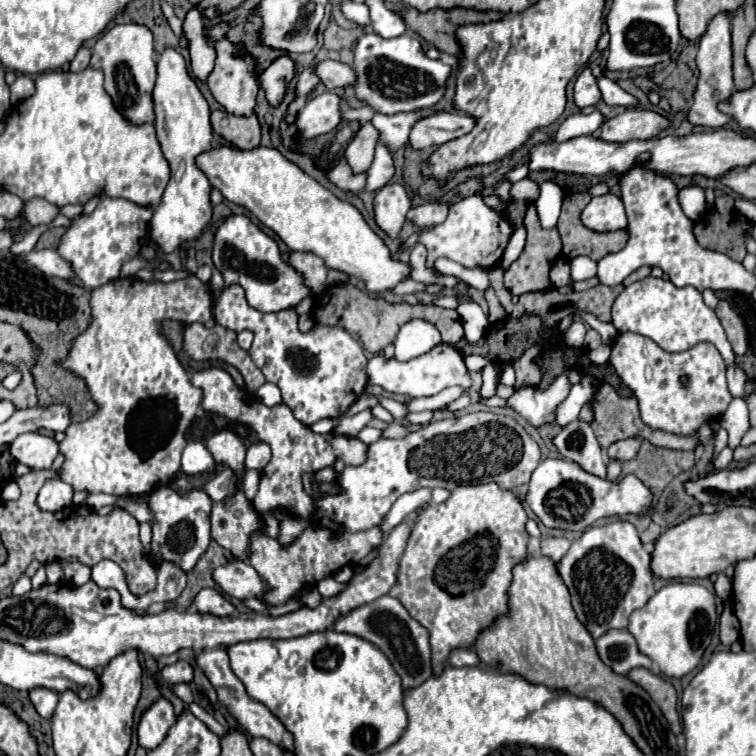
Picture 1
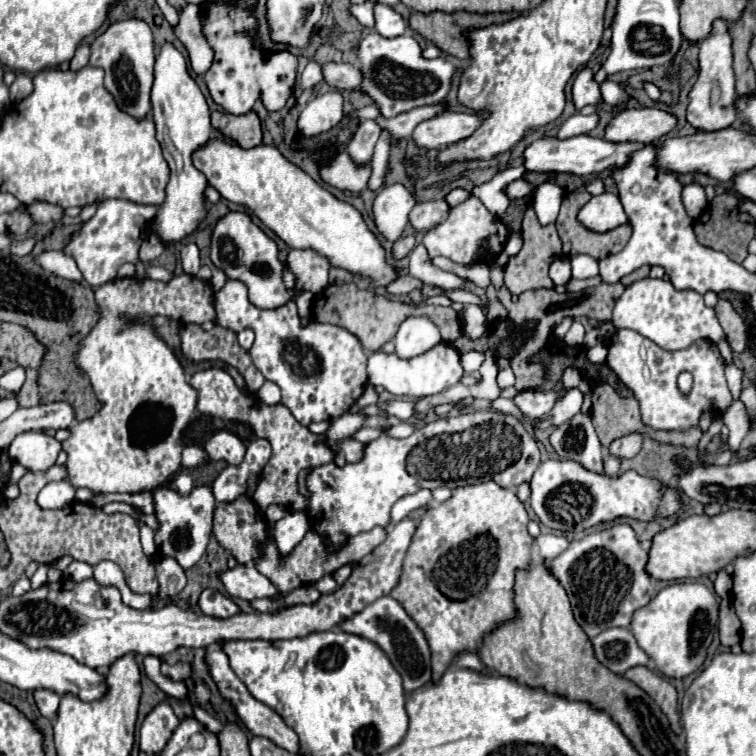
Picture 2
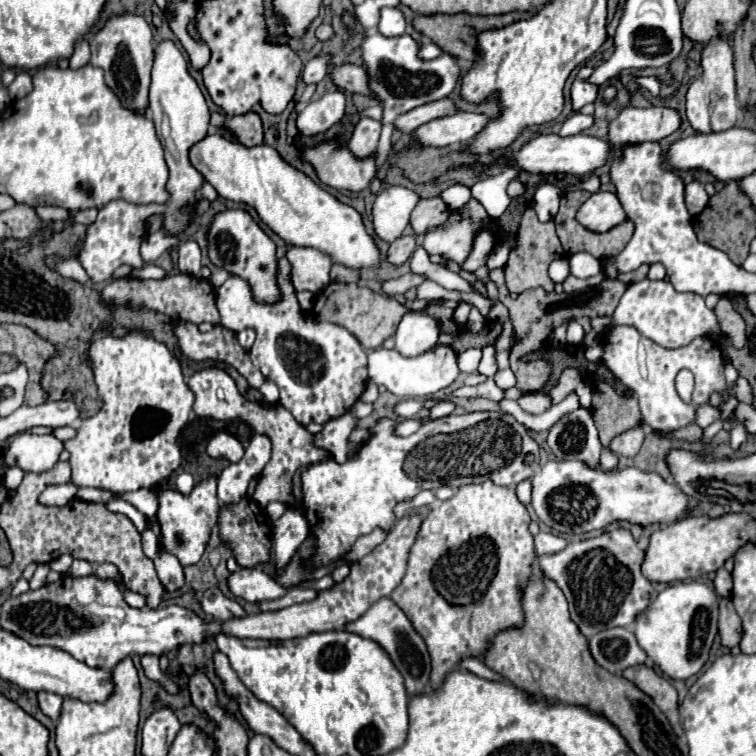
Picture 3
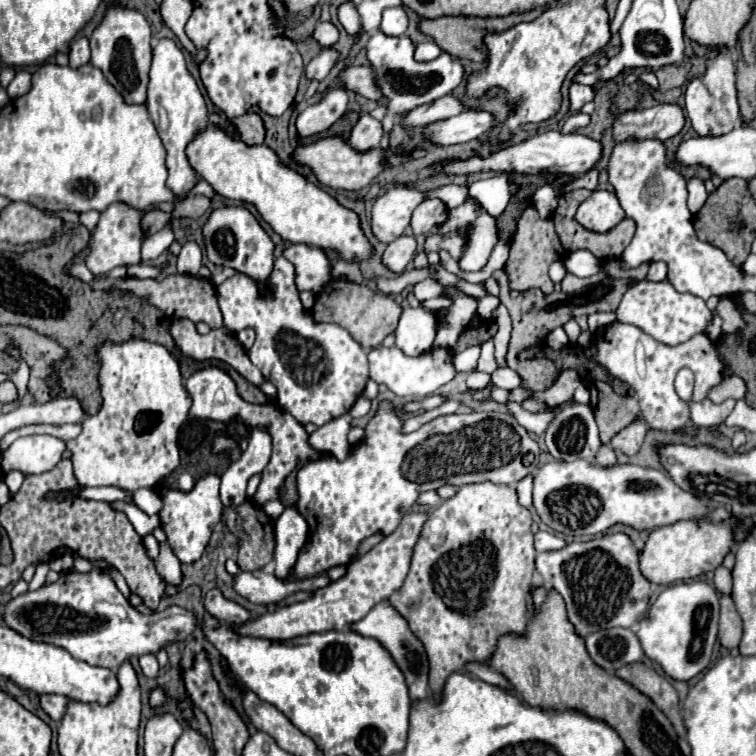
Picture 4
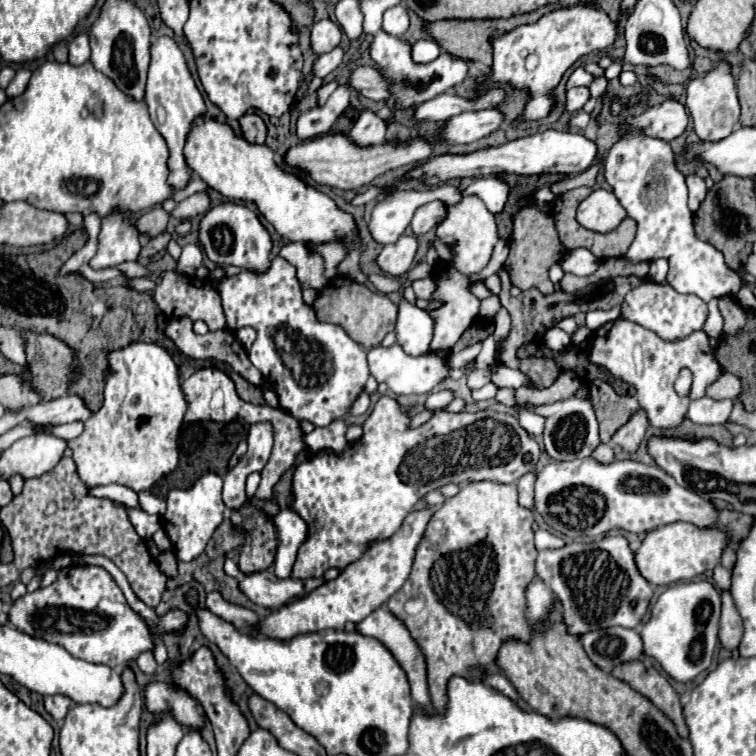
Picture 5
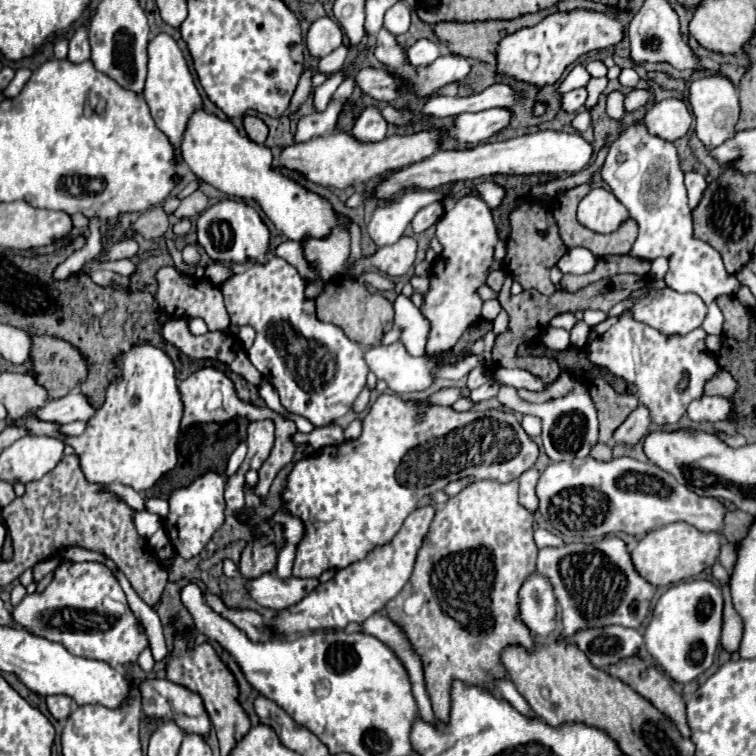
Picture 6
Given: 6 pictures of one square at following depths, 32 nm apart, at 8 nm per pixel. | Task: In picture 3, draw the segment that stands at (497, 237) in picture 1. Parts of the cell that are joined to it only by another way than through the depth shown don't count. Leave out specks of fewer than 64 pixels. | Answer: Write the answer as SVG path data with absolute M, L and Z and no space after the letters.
M474 198L466 206L470 208L470 218L460 218L456 212L452 212L446 224L426 234L424 248L428 254L444 254L458 264L464 262L472 248L472 240L480 230L480 220L488 216L484 206Z

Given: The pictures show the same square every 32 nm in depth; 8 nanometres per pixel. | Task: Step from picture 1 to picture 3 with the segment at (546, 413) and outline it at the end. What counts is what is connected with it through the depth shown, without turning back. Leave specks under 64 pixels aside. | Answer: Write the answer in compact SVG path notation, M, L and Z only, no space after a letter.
M532 392L532 394L526 394L526 396L522 396L520 400L518 400L518 404L526 410L526 412L530 412L530 414L540 414L540 412L544 412L544 410L548 410L552 404L550 404L550 398L546 396L546 394L542 394L542 392Z

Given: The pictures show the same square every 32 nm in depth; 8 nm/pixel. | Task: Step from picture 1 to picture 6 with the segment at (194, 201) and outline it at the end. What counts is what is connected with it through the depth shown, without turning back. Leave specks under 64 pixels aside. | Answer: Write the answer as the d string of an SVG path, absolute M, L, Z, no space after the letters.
M158 34L148 44L148 78L146 78L146 86L144 86L142 94L150 106L156 126L170 138L172 146L178 150L180 136L186 128L186 122L194 110L202 108L202 100L194 86L194 80L192 80L192 74L188 70L184 56L182 56L182 50L178 48L176 40L168 34Z

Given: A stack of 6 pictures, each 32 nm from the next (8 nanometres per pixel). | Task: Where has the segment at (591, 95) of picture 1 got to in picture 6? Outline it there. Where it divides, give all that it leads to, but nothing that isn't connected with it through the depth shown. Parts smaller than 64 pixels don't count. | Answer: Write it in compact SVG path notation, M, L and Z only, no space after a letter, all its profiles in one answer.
M576 88L562 96L562 110L566 112L578 112L586 102L586 88Z

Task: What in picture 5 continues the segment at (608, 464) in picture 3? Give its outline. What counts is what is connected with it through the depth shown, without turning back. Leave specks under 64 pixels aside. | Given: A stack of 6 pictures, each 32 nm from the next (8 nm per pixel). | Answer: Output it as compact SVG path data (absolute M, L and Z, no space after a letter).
M600 444L600 446L594 450L592 456L594 456L598 462L606 464L606 462L612 462L612 460L614 460L614 450L612 450L608 444Z

